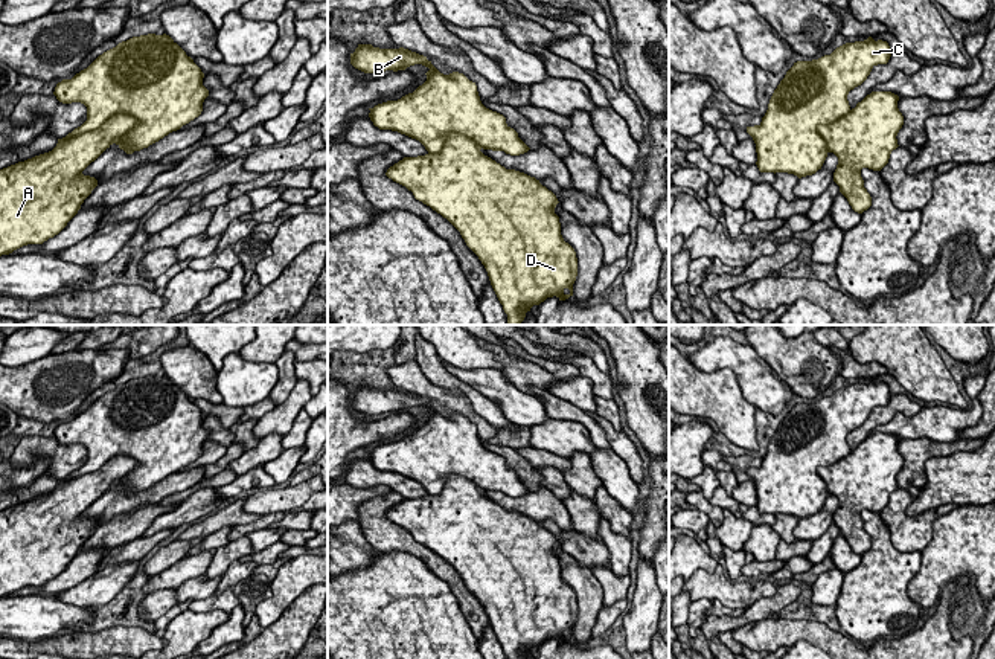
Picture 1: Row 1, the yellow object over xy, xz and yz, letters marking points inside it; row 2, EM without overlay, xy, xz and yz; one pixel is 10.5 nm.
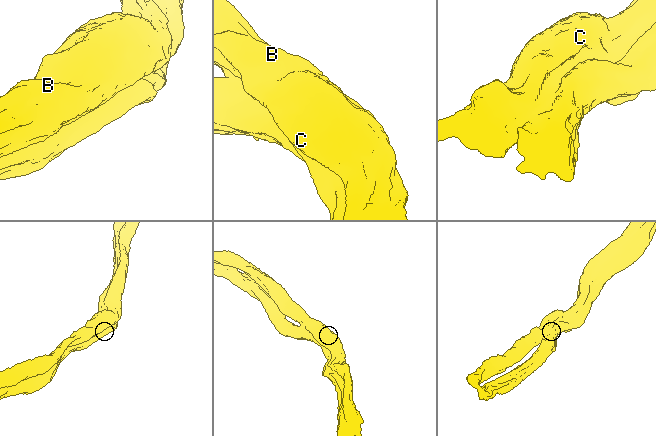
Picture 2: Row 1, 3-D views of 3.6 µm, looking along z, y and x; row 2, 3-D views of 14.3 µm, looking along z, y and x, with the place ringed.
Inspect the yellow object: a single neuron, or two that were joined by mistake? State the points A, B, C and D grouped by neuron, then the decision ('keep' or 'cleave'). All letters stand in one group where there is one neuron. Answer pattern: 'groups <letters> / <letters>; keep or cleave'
groups A D / B C; cleave

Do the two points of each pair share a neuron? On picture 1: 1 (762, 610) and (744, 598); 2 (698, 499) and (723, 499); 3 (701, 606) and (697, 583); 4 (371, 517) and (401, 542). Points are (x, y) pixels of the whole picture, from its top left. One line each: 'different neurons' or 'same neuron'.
1: different neurons
2: different neurons
3: different neurons
4: same neuron

